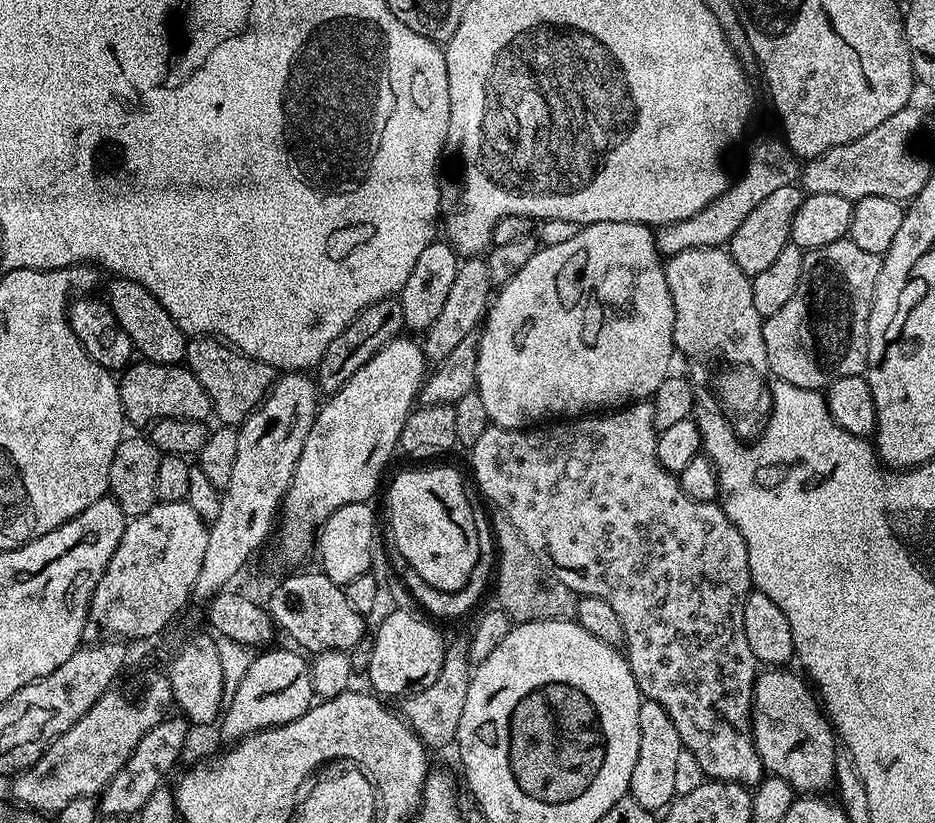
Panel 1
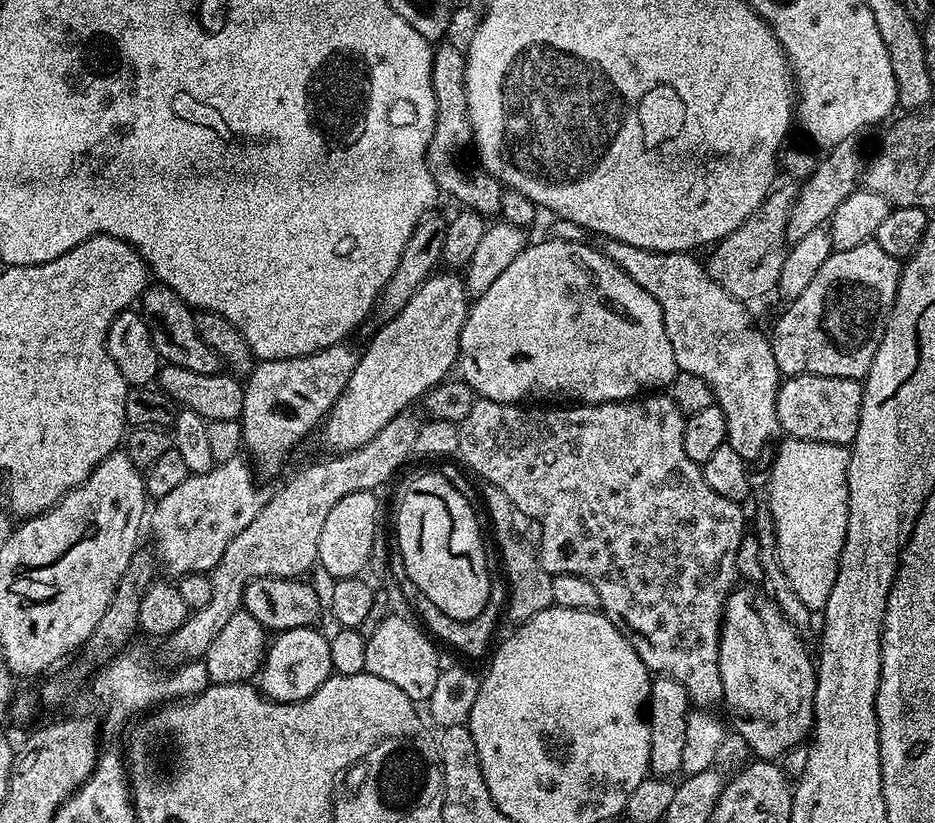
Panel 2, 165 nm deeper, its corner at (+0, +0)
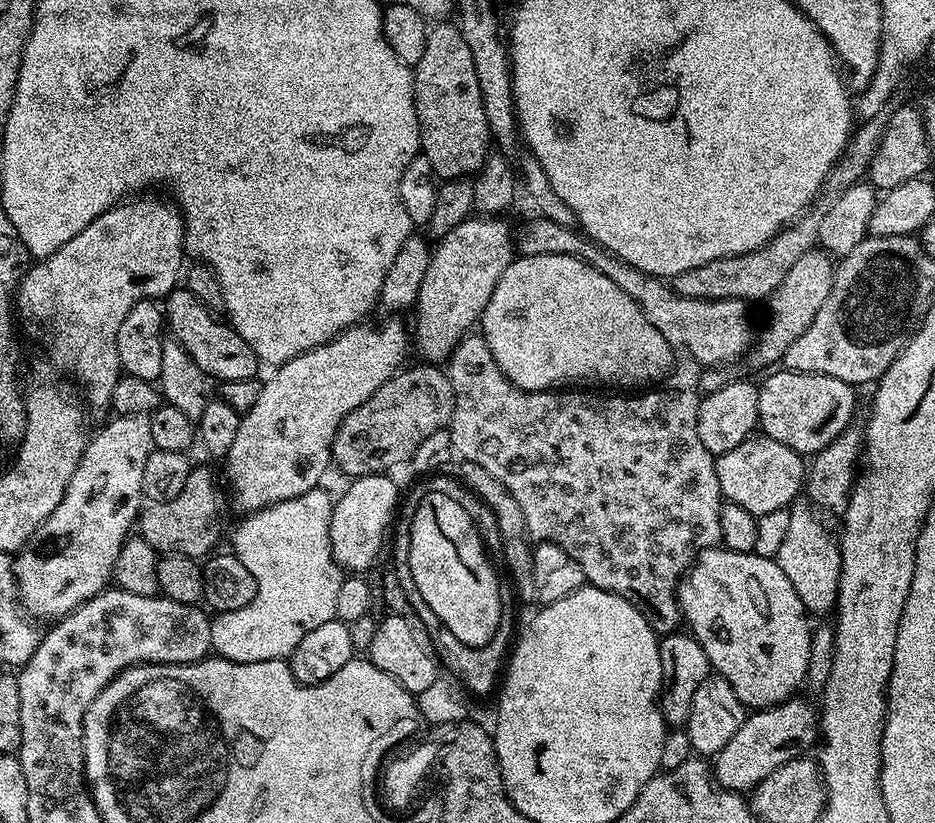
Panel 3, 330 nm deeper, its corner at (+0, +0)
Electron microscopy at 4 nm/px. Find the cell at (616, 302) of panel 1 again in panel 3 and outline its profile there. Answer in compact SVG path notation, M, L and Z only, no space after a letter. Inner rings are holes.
M538 254L537 256L517 255L502 270L502 278L498 278L498 286L494 286L494 294L490 294L490 302L486 302L486 310L481 314L478 321L479 331L484 337L486 346L494 358L496 365L502 370L502 374L509 380L515 388L521 388L527 392L546 392L549 390L560 390L565 386L592 386L588 384L609 384L612 390L648 390L653 386L660 386L664 379L672 372L672 356L674 350L662 334L658 334L658 326L650 326L650 318L642 314L642 310L626 294L626 290L618 290L606 274L594 270L586 261L578 259L576 256L566 254Z

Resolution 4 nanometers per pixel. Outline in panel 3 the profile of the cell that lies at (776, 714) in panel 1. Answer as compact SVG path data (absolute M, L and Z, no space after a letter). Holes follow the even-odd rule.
M717 546L707 548L700 552L696 557L695 564L684 574L684 579L680 582L680 587L676 590L676 601L680 604L682 620L685 625L689 624L691 635L702 646L702 650L706 650L706 658L708 659L711 671L717 676L726 678L726 682L730 682L730 686L734 686L734 694L744 704L745 709L759 710L762 708L772 708L780 701L789 699L790 694L796 688L796 684L805 683L806 680L806 661L810 658L810 642L812 641L813 629L811 627L804 628L804 615L806 609L802 598L796 596L796 591L788 586L786 574L780 572L779 564L775 563L771 555L760 556L761 554L741 554L725 548Z

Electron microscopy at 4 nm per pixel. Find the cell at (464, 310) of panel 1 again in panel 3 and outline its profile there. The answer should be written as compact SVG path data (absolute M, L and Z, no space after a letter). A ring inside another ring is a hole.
M543 218L535 219L521 232L515 233L514 248L519 255L566 254L586 261L590 266L594 266L594 270L606 274L606 278L610 278L610 282L614 282L618 290L626 290L626 294L634 298L642 314L650 318L650 326L658 326L658 334L662 334L662 338L670 342L673 350L680 351L681 348L690 359L704 364L700 366L705 369L732 366L740 355L743 357L753 347L752 320L748 317L749 305L745 301L696 300L694 297L682 297L661 277L652 276L648 272L625 264L623 260L619 260L612 252L605 251L600 244L589 240L576 228L558 226L558 222L550 222Z

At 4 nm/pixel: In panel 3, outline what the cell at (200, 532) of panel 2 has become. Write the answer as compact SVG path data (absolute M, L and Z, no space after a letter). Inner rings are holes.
M384 318L381 324L361 322L345 328L333 340L326 341L322 346L306 350L290 362L279 365L276 372L267 381L261 383L260 393L254 406L243 413L238 426L238 438L234 438L234 446L230 446L228 455L223 457L224 472L228 475L230 504L240 514L261 512L272 504L286 502L287 499L298 498L299 495L313 491L316 484L324 476L324 471L332 464L332 443L338 426L378 386L382 386L391 376L401 371L404 359L410 352L410 332L399 324L399 319Z

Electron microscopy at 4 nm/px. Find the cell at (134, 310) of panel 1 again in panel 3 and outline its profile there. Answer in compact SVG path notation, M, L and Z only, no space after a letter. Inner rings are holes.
M177 286L163 297L162 311L167 331L171 339L176 340L194 358L194 362L204 371L205 376L216 382L225 380L251 380L257 375L258 361L254 350L232 329L231 324L220 320L213 309L208 308L203 299L195 296L185 286ZM216 379L216 380L215 380Z

